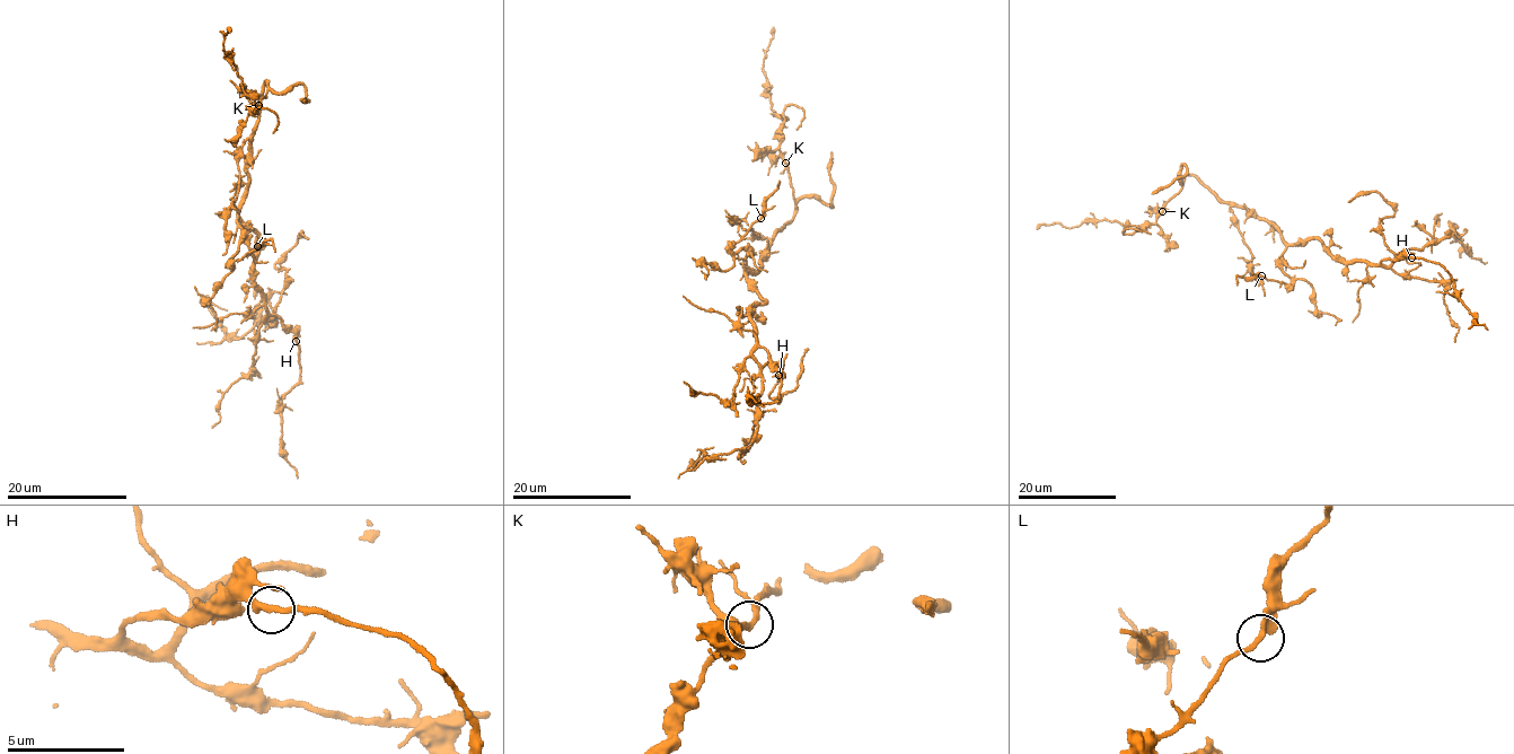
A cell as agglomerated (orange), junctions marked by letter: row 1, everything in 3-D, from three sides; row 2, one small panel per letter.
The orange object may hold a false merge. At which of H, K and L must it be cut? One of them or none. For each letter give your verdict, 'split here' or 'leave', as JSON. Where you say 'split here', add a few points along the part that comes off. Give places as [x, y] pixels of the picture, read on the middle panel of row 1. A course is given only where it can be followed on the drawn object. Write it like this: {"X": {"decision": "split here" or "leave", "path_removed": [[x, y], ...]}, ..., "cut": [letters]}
{"H": {"decision": "leave"}, "K": {"decision": "leave"}, "L": {"decision": "leave"}, "cut": []}

